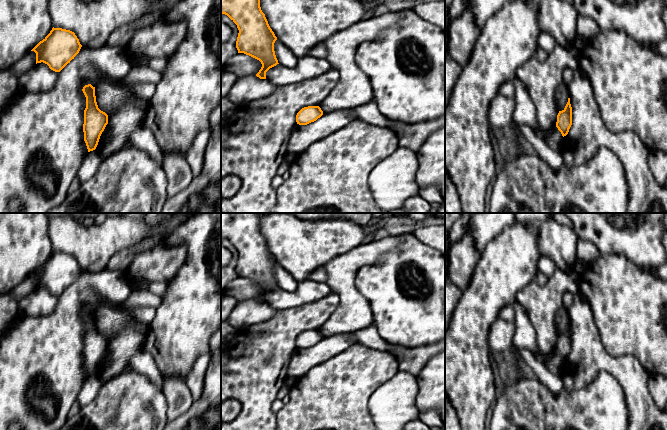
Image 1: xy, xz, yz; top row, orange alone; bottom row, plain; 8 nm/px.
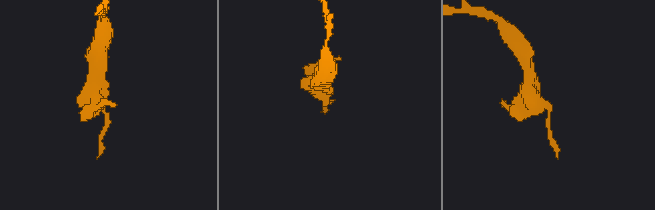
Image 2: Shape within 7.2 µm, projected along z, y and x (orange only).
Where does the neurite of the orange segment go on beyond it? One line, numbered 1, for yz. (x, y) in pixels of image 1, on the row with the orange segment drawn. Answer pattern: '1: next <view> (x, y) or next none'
1: next none

